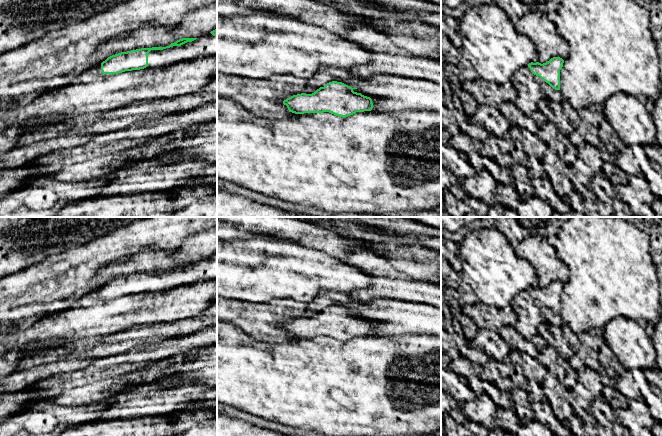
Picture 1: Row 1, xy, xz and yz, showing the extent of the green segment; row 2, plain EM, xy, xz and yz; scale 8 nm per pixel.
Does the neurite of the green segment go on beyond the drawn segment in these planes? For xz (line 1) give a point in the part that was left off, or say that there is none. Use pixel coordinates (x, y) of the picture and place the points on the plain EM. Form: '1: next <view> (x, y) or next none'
1: next none

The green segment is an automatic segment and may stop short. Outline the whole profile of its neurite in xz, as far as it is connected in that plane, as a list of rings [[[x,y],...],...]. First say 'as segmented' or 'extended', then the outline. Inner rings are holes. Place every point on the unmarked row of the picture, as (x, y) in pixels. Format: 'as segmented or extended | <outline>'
as segmented | [[[332,305],[312,318],[301,317],[283,325],[289,336],[295,338],[329,336],[336,340],[348,341],[356,336],[371,335],[372,323],[342,306]]]

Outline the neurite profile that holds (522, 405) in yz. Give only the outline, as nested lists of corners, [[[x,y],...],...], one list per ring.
[[[514,387],[510,396],[514,402],[514,411],[516,418],[521,424],[528,424],[534,420],[533,410],[531,408],[531,401],[529,400],[528,392],[524,391],[519,387]]]

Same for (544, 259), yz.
[[[530,235],[519,242],[514,250],[517,257],[532,265],[539,287],[546,287],[553,281],[567,283],[568,266],[559,259],[557,251],[546,238]]]

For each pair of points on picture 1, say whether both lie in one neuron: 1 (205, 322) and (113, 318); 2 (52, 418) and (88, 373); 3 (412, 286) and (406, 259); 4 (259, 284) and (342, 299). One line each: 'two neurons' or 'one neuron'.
1: two neurons
2: two neurons
3: two neurons
4: two neurons

